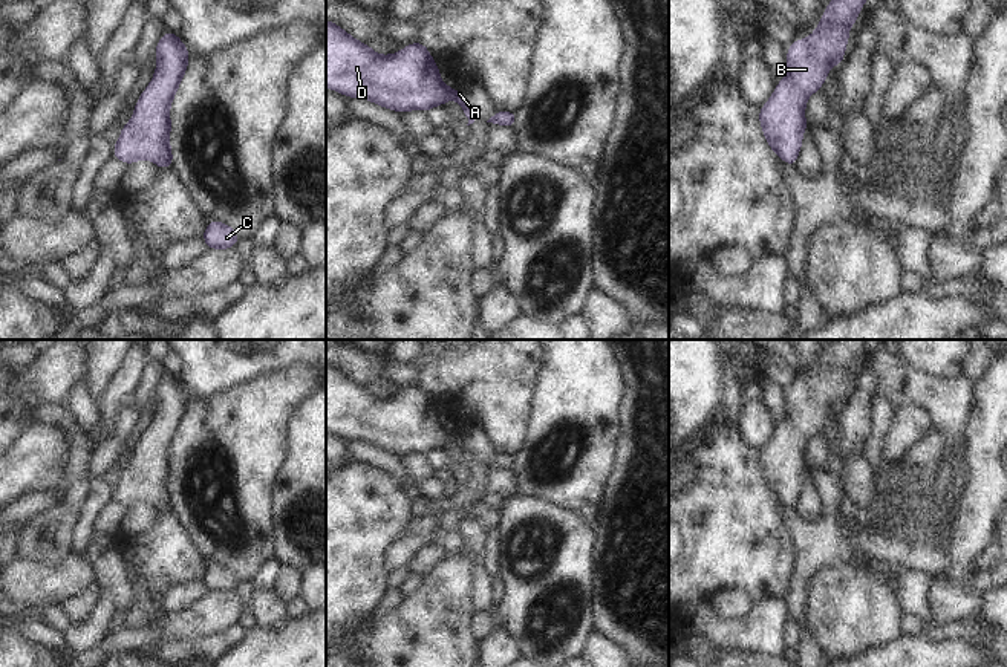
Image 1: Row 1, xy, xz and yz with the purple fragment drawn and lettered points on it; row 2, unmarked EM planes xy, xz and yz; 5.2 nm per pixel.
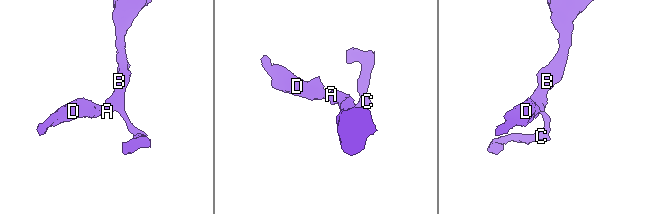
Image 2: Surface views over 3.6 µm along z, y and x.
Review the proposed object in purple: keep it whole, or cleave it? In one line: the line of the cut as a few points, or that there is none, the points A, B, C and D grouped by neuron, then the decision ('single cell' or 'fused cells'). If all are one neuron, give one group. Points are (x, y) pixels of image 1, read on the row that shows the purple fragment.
no cut; A B C D; single cell

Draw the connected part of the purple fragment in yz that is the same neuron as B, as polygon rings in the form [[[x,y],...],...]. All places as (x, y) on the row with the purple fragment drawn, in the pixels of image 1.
[[[829,0],[816,31],[794,40],[787,52],[787,75],[759,109],[759,122],[770,148],[796,167],[802,148],[807,99],[823,86],[831,64],[842,67],[849,28],[868,0]]]

